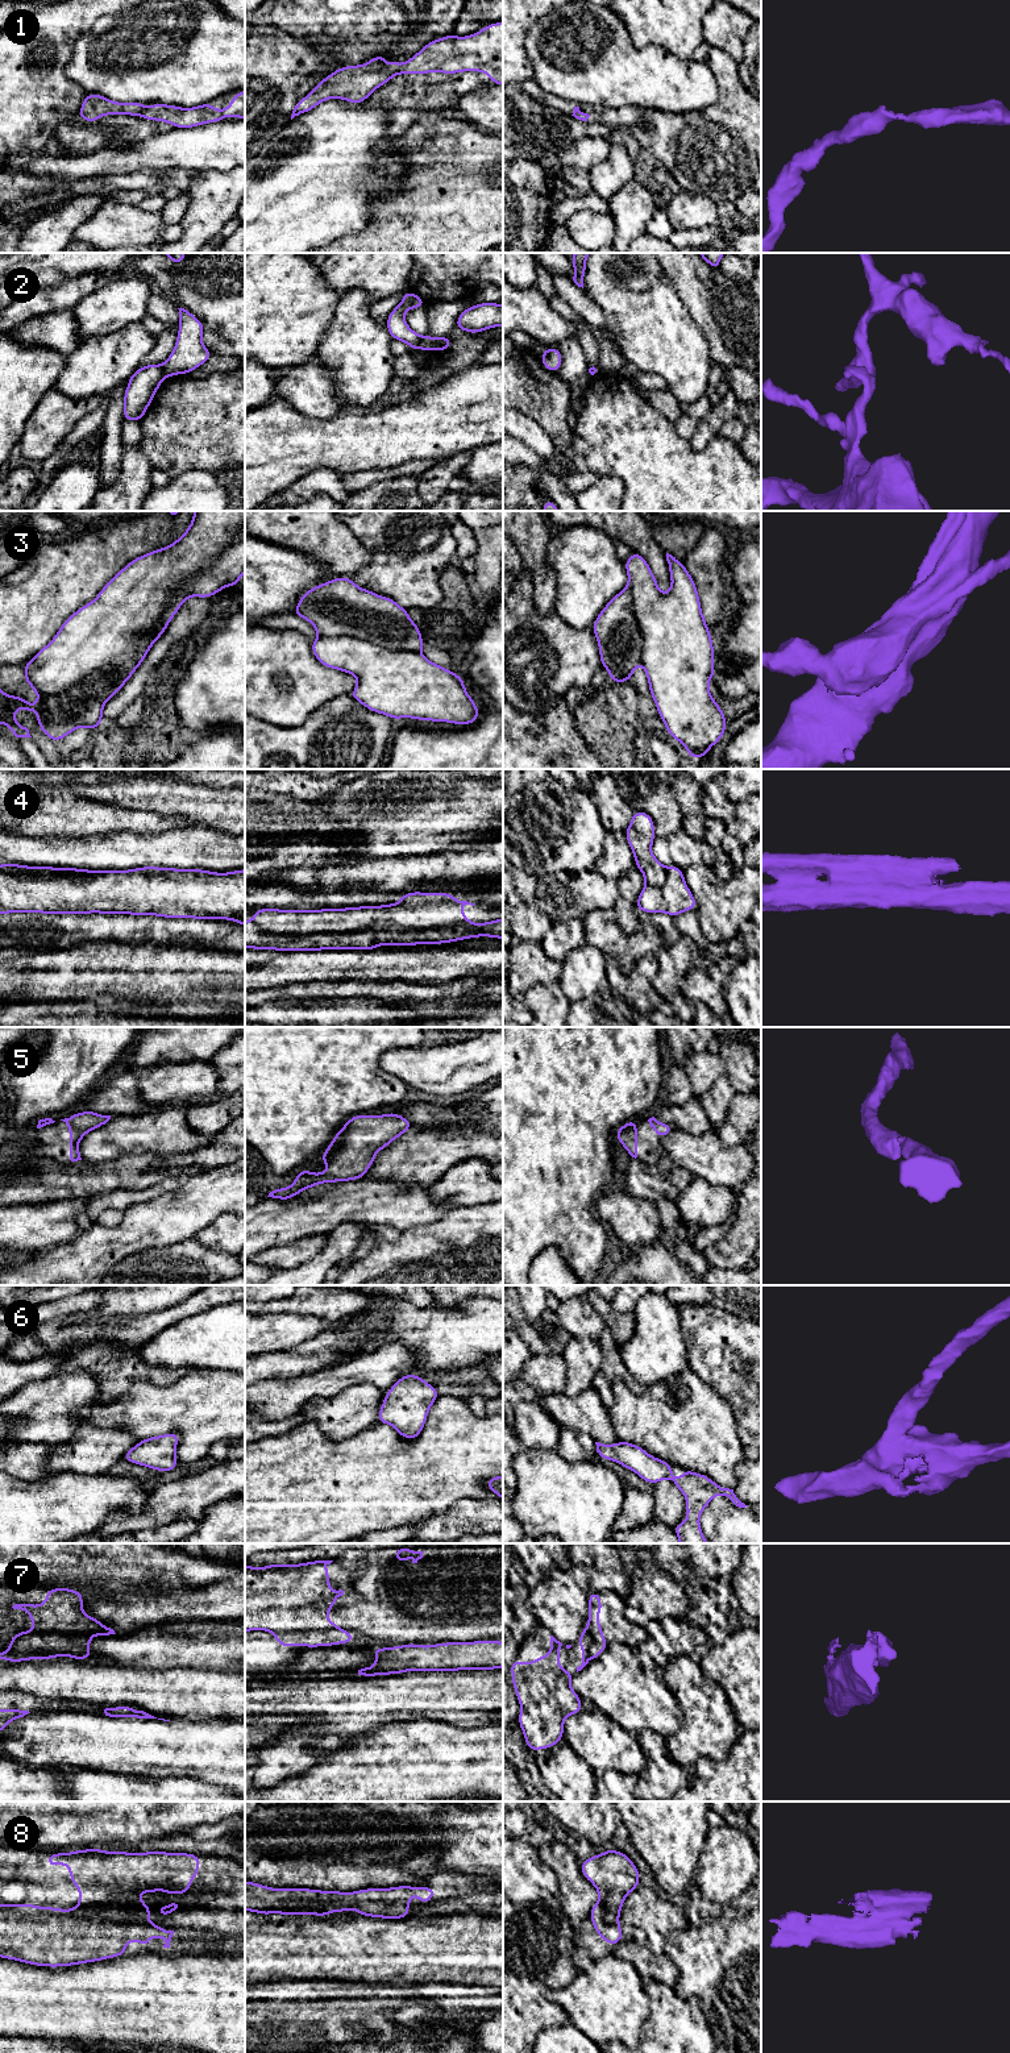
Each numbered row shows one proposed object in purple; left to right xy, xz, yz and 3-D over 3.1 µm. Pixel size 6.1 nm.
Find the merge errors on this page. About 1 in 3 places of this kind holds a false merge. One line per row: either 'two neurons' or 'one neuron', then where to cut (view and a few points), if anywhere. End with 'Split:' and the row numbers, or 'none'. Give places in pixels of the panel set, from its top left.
1: two neurons; cut xz (403, 65), (398, 73)
2: two neurons; cut xy (161, 365), (165, 375)
3: two neurons; cut xy (244, 532), (182, 584), (154, 641)
4: two neurons; cut xz (253, 921), (279, 934), (468, 923)
5: one neuron; cut none
6: one neuron; cut none
7: two neurons; cut xz (337, 1628), (275, 1634)
8: two neurons; cut xy (78, 1906), (111, 1919), (145, 1907)
Split: 1, 2, 3, 4, 7, 8

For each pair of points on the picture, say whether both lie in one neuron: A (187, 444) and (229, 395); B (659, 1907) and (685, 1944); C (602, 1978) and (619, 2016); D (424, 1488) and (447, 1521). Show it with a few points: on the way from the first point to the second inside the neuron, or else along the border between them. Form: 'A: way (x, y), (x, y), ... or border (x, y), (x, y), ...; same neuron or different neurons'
A: way (198, 432), (221, 407); same neuron
B: border (685, 1928), (672, 1931), (665, 1937), (663, 1952); different neurons
C: way (610, 1987), (610, 2003), (614, 2007); same neuron
D: border (468, 1497), (412, 1524); different neurons

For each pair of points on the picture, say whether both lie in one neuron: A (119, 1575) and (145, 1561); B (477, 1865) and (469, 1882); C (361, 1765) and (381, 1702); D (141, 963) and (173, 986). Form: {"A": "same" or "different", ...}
{"A": "same", "B": "different", "C": "different", "D": "same"}

